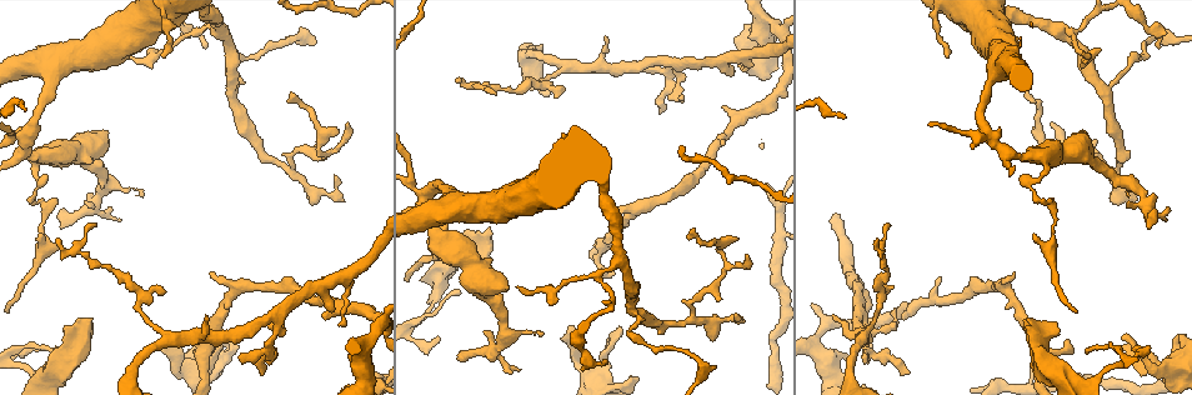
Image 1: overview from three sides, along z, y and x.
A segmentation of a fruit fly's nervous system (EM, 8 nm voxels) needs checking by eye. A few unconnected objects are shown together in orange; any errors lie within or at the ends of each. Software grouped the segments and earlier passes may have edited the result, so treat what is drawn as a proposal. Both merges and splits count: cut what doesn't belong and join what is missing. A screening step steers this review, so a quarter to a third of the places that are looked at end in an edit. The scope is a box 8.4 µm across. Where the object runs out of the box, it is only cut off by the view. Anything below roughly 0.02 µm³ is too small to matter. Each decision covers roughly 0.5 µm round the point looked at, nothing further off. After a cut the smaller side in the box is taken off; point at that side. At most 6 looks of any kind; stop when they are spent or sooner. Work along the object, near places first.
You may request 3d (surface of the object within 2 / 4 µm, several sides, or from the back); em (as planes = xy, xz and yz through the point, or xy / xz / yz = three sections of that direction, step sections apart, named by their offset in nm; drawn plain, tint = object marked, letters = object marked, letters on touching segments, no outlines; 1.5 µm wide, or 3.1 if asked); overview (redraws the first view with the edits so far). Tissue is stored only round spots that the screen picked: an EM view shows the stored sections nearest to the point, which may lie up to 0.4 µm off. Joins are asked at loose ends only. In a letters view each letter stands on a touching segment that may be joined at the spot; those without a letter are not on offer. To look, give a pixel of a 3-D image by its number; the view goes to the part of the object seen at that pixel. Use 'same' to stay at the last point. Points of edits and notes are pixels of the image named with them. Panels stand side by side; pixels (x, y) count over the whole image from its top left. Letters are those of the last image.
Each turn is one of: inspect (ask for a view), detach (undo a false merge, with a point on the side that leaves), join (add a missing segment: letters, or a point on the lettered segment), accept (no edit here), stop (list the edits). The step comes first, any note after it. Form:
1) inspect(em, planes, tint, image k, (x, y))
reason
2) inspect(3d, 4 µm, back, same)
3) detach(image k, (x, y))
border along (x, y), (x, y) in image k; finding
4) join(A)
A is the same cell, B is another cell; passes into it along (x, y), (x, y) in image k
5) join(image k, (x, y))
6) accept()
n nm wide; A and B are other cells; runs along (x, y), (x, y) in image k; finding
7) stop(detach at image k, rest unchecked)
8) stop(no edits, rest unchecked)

inspect(em, planes, plain, image 1, (1122, 335))
branch stops here

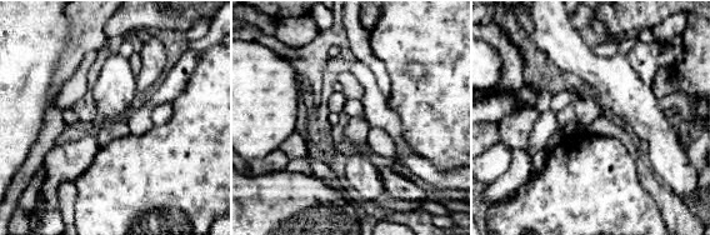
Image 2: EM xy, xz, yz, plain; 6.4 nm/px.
inspect(em, planes, tint, same)
where the object lies

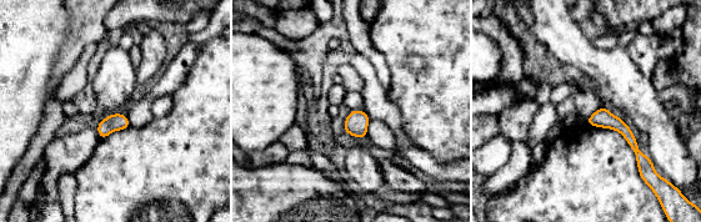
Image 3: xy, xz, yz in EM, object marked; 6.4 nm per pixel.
inspect(em, planes, letters, same)
see the neighbours

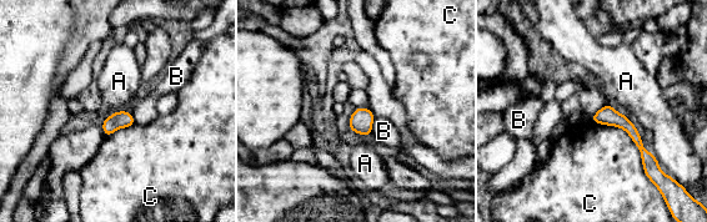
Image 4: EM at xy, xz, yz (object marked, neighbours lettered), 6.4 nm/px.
accept()
110 nm wide; A, B and C are other cells; border along (652, 154), (658, 162) in image 4; none of them fits

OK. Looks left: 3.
inspect(3d, 4 µm, image 1, (461, 350))
free end

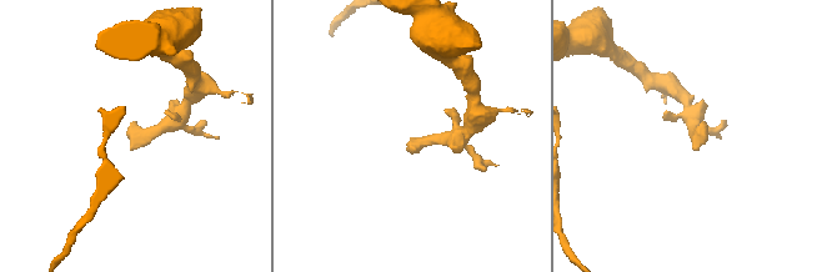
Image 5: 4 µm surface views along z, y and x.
inspect(em, xz, step 4, letters, image 5, (696, 148))

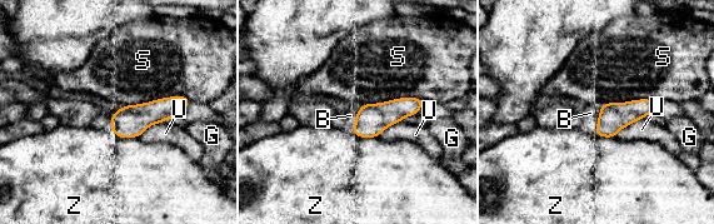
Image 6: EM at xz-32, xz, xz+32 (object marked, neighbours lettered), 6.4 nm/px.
join(B)
B is the same cell, G, S, U and Z are other cells; the neuron continues

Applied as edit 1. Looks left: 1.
inspect(em, planes, letters, image 1, (208, 317))
an open end

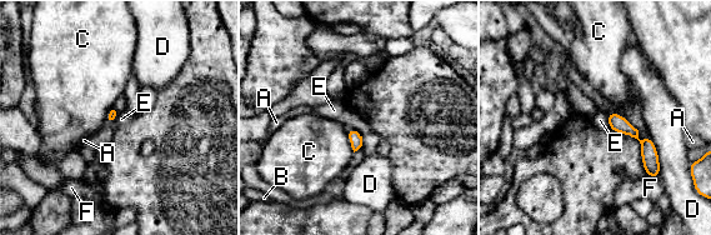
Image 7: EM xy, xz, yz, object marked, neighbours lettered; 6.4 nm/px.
accept()
A, B, C, D, E and F are other cells; runs along (611, 115), (647, 148), (656, 174) in image 7; none of them fits

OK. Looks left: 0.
stop(join at image 6, rest unchecked)

